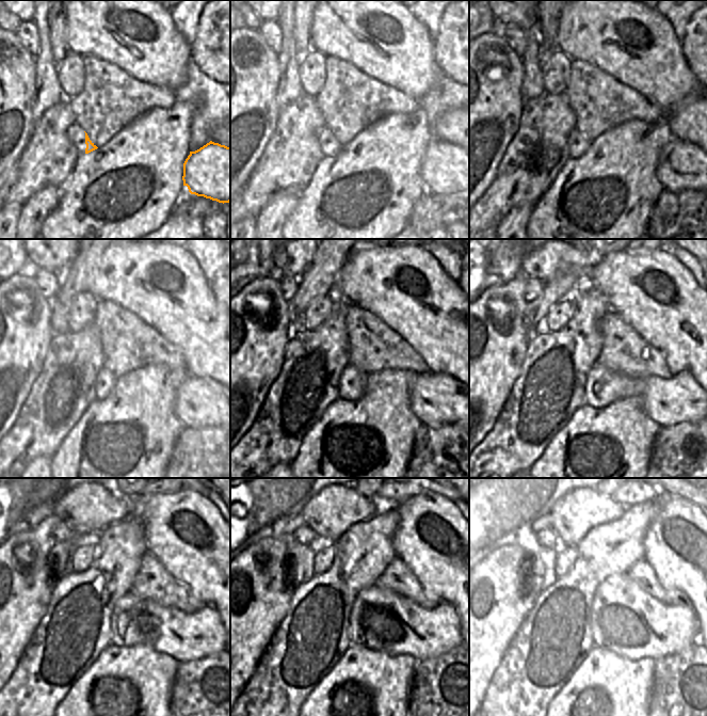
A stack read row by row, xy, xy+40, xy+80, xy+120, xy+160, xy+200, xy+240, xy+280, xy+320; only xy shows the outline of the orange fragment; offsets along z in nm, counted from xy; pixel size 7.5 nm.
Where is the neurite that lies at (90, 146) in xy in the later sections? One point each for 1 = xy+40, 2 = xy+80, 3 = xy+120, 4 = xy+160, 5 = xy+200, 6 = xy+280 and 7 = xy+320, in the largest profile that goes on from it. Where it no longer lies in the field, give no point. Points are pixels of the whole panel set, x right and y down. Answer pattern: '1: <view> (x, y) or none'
1: xy+40 (333, 146)
2: xy+80 (577, 143)
3: xy+120 (106, 381)
4: xy+160 (352, 382)
5: xy+200 (669, 401)
6: xy+280 (382, 620)
7: xy+320 (625, 620)

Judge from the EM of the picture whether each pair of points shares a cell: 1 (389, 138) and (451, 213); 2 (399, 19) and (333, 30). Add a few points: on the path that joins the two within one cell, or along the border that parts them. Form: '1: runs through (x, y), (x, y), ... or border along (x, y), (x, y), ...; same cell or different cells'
1: border along (422, 192), (408, 216); different cells
2: runs through (383, 13), (372, 12), (365, 17), (349, 22); same cell

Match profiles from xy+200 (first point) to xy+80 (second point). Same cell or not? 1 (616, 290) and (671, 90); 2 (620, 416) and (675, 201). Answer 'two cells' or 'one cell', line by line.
1: one cell
2: two cells

